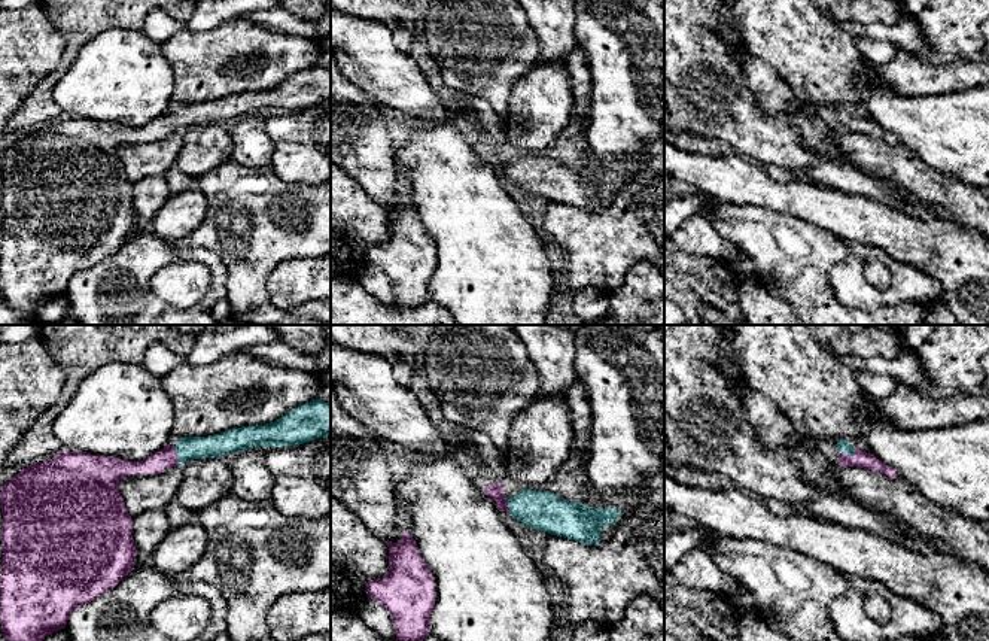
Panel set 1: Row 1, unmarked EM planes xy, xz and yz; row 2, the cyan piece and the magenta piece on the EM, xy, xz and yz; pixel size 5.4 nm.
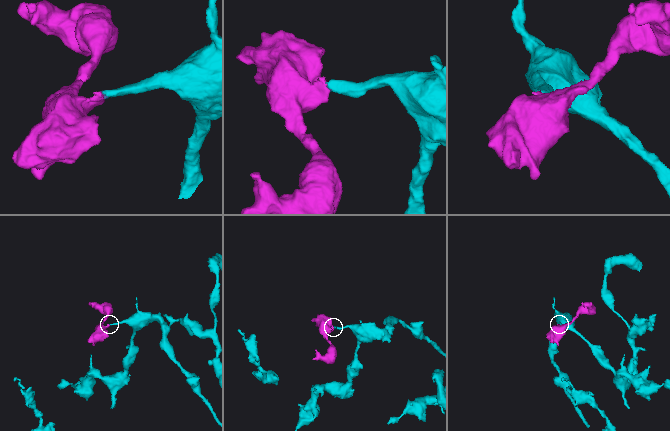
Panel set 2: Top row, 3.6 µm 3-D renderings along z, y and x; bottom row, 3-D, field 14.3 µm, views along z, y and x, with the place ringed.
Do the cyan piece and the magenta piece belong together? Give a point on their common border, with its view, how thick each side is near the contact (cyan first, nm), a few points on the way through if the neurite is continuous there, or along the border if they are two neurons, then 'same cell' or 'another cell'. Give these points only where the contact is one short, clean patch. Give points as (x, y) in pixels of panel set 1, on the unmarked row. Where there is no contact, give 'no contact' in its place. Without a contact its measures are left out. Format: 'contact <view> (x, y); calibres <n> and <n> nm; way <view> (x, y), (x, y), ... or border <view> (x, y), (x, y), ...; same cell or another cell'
contact yz (848, 120); calibres 70 and 90 nm; way yz (843, 112), (848, 120), (860, 124); same cell

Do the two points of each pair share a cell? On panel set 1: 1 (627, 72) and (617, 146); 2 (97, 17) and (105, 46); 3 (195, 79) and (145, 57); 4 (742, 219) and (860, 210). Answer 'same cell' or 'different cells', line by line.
1: same cell
2: different cells
3: different cells
4: different cells

